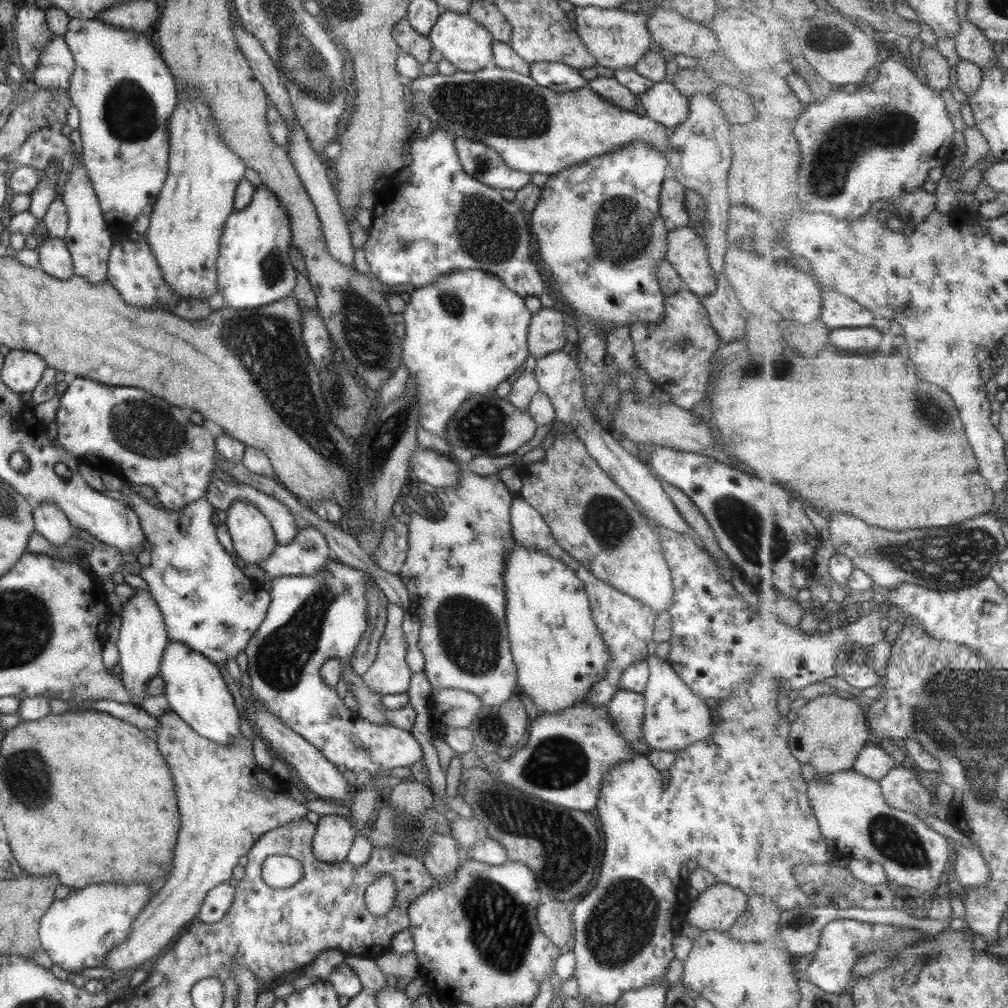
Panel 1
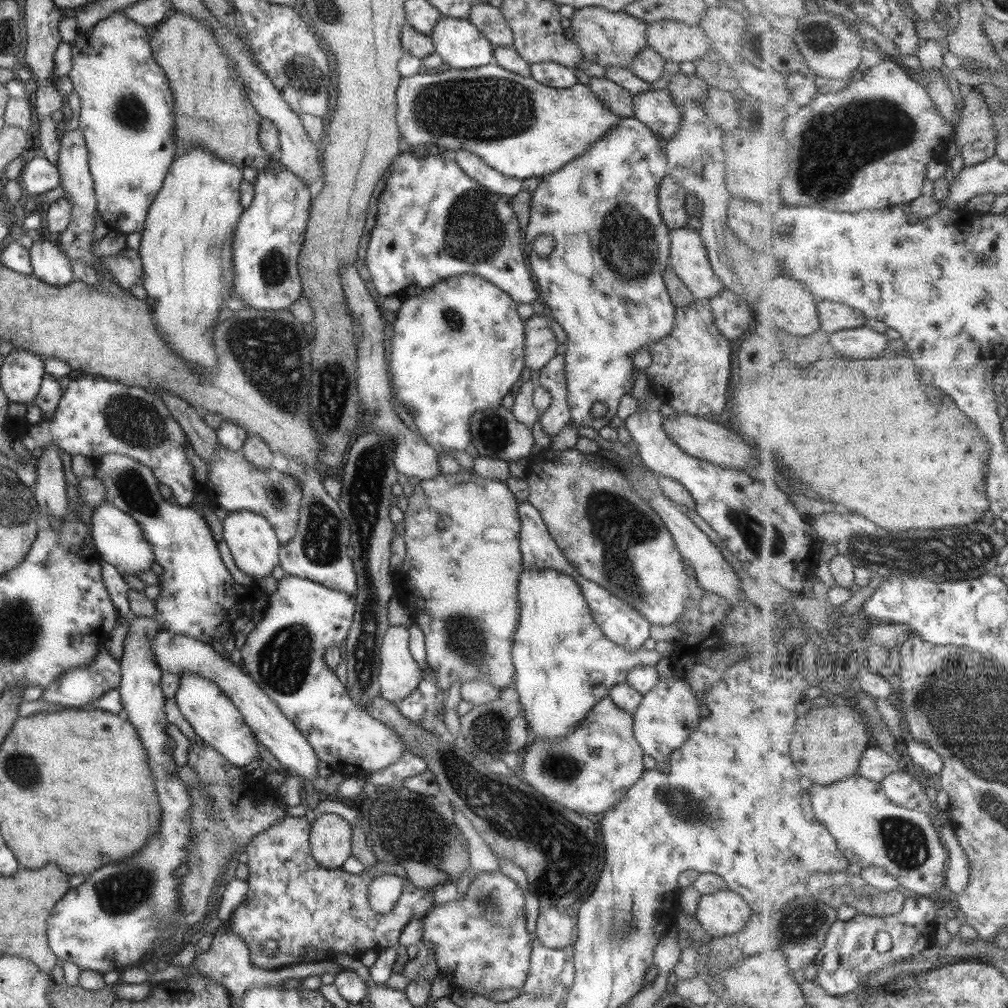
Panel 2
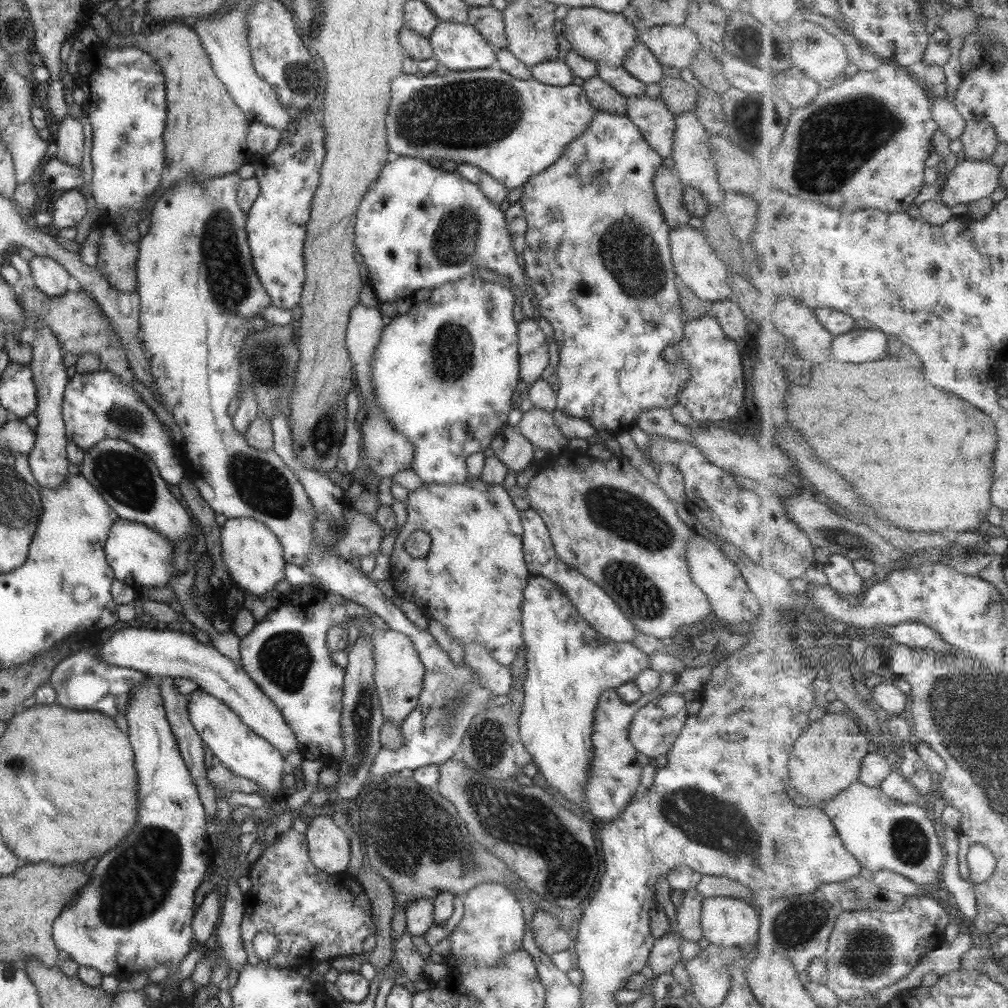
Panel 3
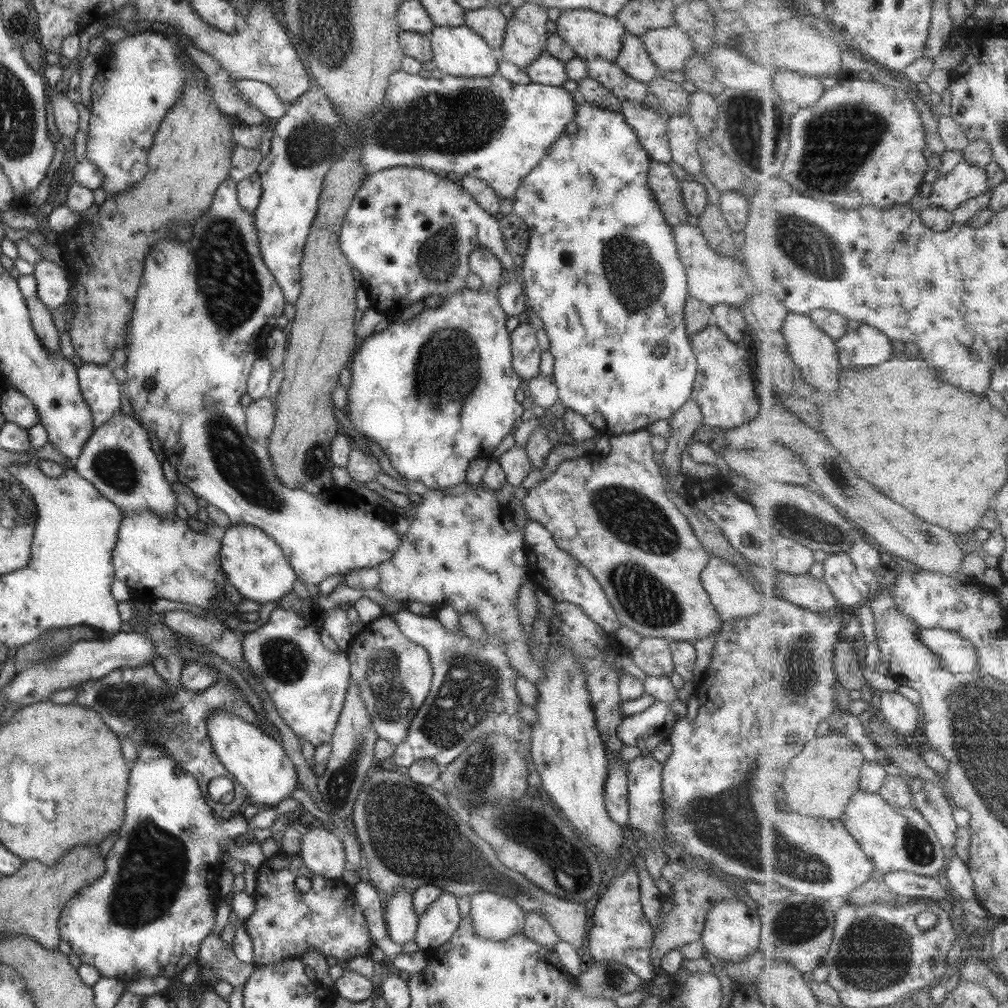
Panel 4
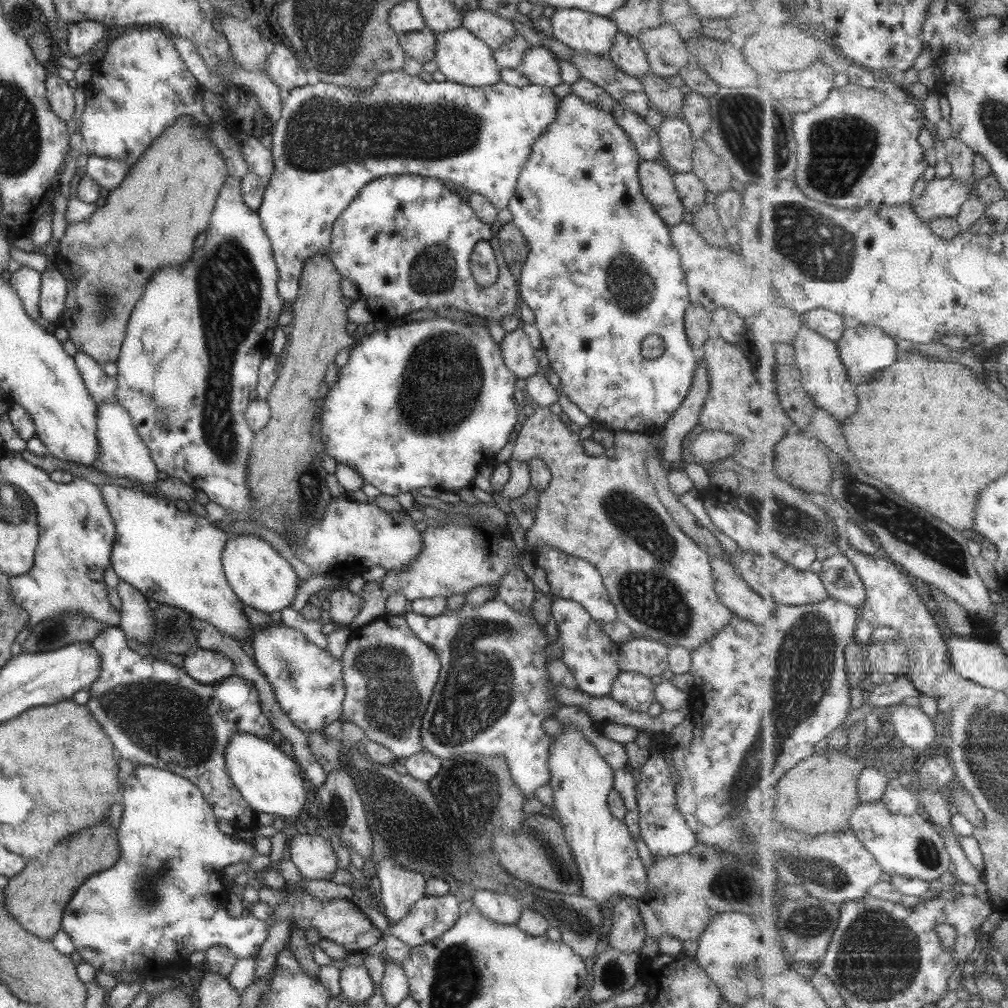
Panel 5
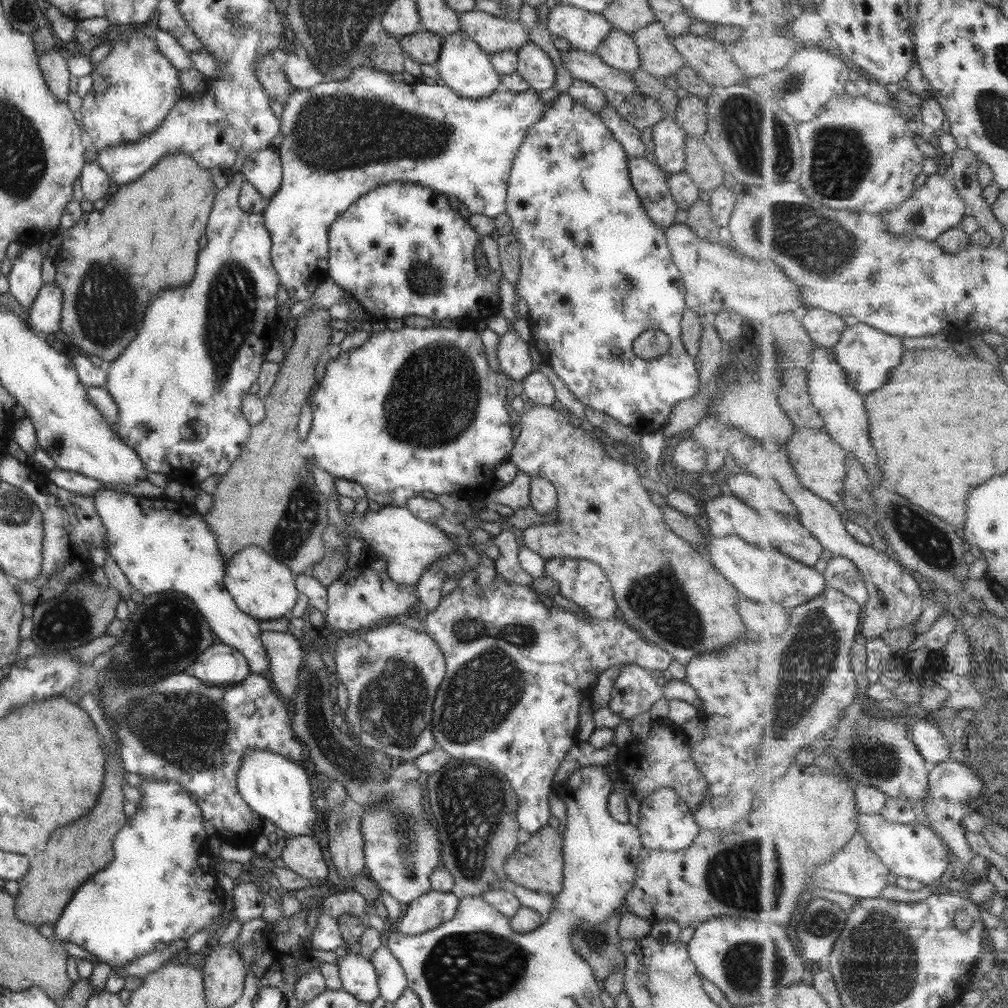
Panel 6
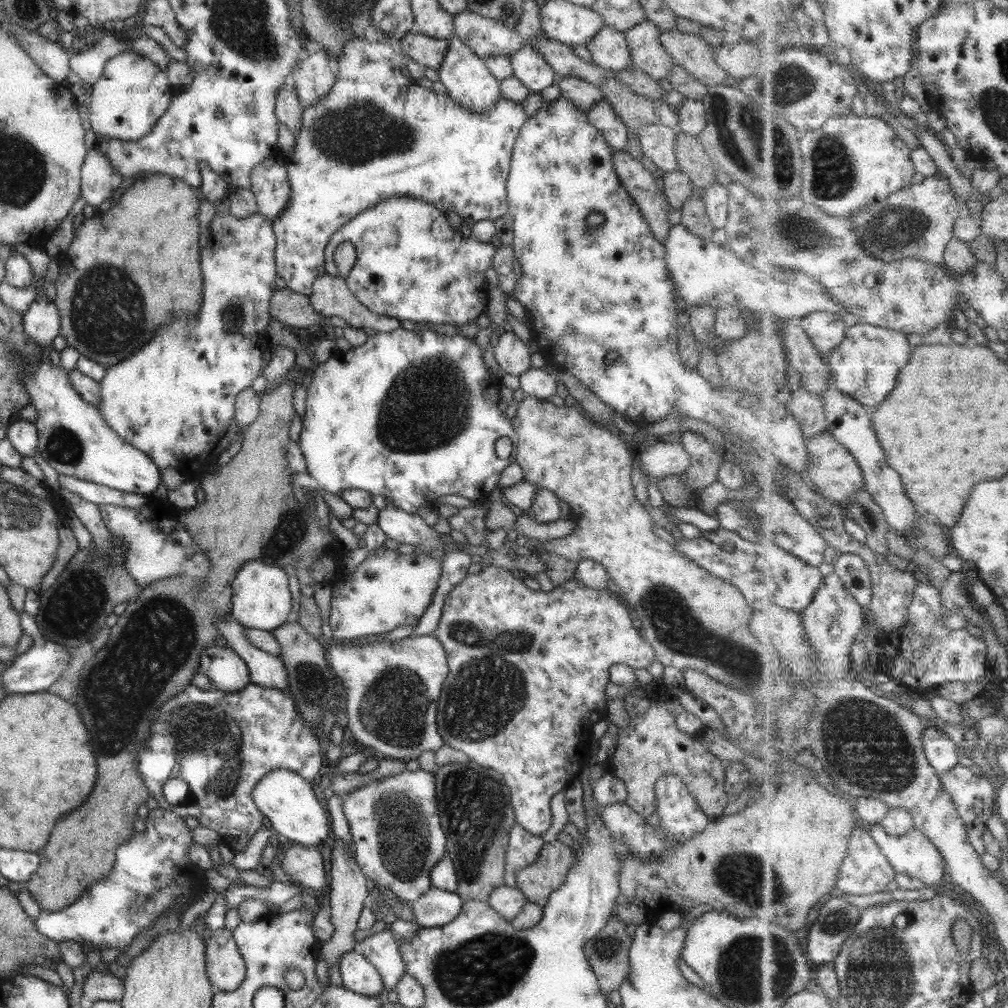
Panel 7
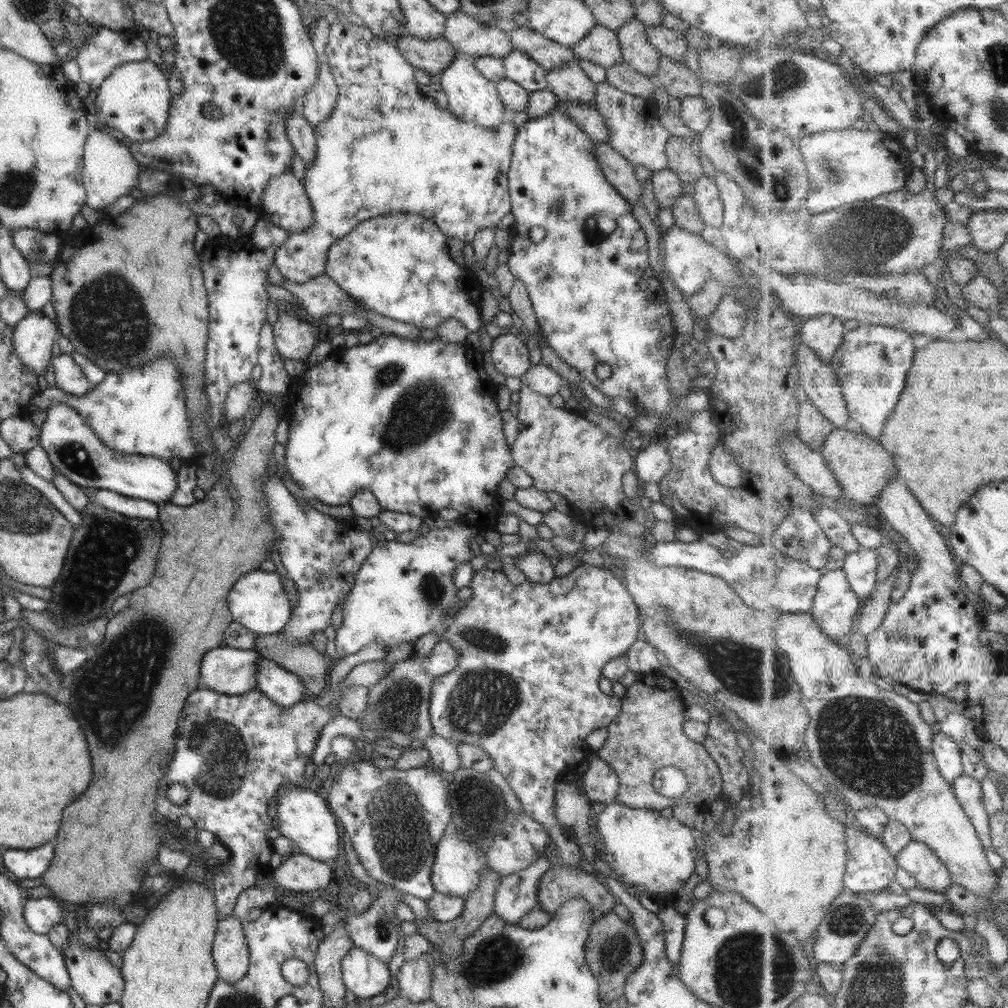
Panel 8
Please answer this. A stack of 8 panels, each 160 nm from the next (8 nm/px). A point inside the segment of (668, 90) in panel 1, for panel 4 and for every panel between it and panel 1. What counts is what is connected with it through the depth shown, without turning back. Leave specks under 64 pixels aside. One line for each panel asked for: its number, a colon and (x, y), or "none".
2: (654, 108)
3: (656, 124)
4: (650, 128)

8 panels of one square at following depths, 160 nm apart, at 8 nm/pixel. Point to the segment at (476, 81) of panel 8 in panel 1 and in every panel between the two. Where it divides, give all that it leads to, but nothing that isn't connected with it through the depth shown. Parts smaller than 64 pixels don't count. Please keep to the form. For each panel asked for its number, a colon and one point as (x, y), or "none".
1: (462, 42)
2: (456, 41)
3: (458, 47)
4: (457, 51)
5: (460, 57)
6: (462, 65)
7: (463, 74)

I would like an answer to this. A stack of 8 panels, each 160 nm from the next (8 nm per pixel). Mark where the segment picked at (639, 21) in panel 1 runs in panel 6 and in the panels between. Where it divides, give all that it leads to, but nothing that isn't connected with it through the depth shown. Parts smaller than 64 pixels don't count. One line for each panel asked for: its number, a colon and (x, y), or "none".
2: (610, 38)
3: (597, 36)
4: (590, 35)
5: (578, 30)
6: (585, 31)

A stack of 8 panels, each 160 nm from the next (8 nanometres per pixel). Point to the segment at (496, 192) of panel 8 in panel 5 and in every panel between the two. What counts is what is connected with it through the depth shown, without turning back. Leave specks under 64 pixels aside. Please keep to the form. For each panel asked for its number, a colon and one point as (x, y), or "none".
5: (328, 141)
6: (338, 139)
7: (376, 133)

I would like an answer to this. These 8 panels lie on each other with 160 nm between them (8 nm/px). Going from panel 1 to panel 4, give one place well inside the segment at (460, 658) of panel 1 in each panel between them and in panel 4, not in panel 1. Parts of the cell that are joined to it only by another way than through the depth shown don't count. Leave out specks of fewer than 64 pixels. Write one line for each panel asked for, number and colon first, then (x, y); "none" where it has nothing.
2: (459, 581)
3: (470, 580)
4: (464, 551)

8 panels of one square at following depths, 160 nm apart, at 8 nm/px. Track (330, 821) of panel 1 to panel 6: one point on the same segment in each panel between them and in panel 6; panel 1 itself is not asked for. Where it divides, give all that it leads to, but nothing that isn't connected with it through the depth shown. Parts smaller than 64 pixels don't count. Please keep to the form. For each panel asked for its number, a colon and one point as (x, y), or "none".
2: (329, 837)
3: (328, 849)
4: (321, 851)
5: (313, 856)
6: (301, 854)

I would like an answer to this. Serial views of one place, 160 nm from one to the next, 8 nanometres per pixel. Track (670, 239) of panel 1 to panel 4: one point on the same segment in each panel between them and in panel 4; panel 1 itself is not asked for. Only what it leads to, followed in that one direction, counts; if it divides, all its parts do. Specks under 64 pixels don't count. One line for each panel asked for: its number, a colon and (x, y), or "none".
2: (687, 257)
3: (693, 261)
4: (710, 279)

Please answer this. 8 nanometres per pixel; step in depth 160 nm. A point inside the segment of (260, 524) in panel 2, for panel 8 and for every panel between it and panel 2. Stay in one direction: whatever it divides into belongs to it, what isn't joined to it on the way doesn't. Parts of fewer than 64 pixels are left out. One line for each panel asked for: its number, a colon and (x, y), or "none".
3: (251, 554)
4: (252, 563)
5: (260, 578)
6: (262, 587)
7: (260, 600)
8: (257, 601)

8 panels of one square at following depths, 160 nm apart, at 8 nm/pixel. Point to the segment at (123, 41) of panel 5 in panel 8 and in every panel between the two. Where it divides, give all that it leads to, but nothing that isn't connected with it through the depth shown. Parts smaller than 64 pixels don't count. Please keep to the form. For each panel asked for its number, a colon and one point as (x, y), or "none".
6: (133, 88)
7: (131, 93)
8: (132, 102)

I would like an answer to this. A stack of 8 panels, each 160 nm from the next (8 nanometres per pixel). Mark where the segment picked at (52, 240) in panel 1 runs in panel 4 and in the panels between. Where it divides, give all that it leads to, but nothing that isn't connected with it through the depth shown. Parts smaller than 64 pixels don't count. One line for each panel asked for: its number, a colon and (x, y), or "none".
2: (48, 262)
3: (50, 278)
4: (53, 284)

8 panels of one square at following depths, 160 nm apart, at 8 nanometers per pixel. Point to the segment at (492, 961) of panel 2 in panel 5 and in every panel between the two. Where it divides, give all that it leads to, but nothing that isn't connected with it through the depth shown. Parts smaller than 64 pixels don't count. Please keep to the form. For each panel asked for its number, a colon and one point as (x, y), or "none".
3: (492, 924)
4: (492, 916)
5: (500, 908)

